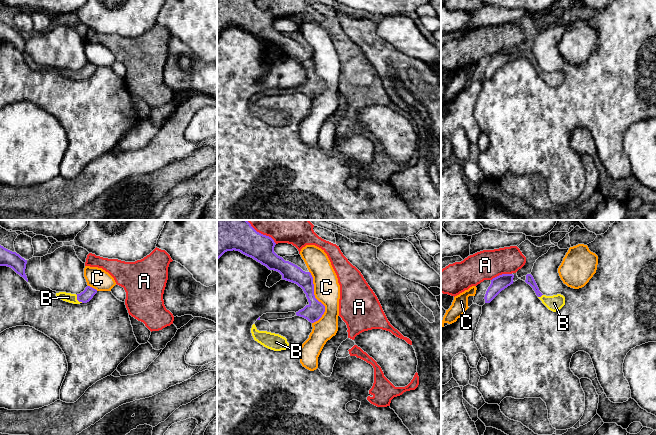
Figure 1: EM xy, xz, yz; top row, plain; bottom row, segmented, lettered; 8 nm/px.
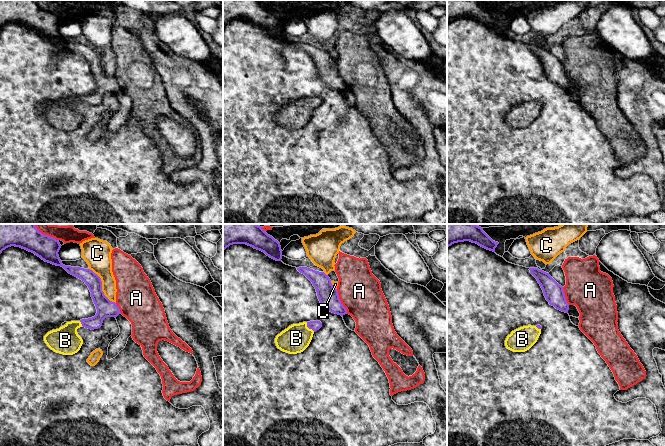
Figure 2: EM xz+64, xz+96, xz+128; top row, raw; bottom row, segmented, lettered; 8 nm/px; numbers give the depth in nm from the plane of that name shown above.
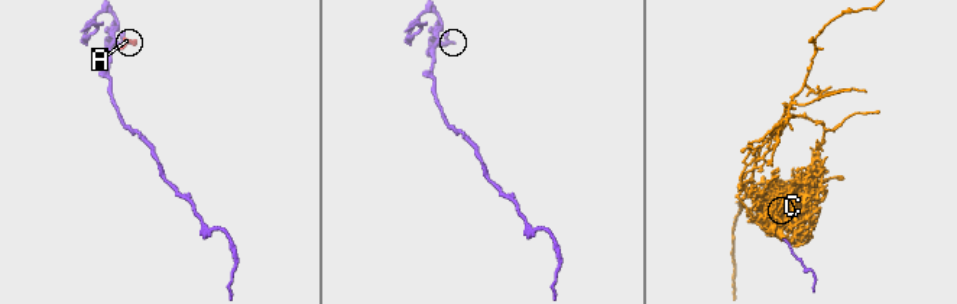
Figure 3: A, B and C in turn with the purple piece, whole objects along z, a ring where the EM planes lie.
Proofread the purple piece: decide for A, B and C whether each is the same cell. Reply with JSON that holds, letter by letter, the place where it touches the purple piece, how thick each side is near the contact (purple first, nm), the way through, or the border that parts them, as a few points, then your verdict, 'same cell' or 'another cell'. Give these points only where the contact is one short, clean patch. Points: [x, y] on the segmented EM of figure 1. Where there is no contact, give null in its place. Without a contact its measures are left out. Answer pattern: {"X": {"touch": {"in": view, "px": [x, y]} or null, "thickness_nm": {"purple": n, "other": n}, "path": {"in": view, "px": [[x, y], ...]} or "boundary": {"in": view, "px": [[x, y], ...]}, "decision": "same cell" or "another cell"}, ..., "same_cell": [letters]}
{"A": {"touch": {"in": "yz", "px": [502, 274]}, "thickness_nm": {"purple": 120, "other": 240}, "decision": "another cell"}, "B": {"touch": {"in": "xy", "px": [78, 300]}, "thickness_nm": {"purple": 90, "other": 80}, "decision": "same cell"}, "C": {"touch": {"in": "xz", "px": [315, 298]}, "thickness_nm": {"purple": 150, "other": 200}, "decision": "another cell"}, "same_cell": ["B"]}

